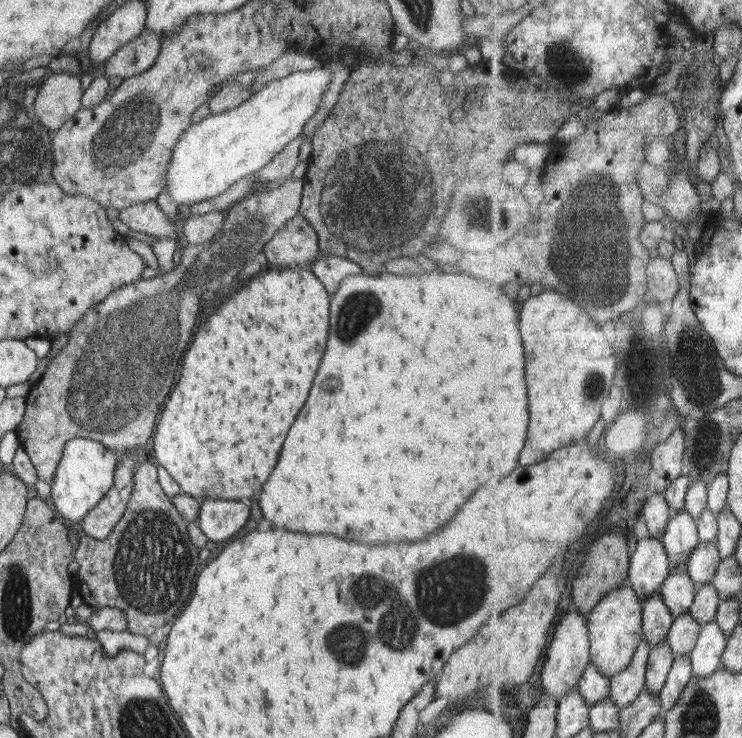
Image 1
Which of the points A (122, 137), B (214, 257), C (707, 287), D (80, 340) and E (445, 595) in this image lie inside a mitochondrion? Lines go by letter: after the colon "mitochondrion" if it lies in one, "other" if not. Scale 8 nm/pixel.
A: mitochondrion
B: mitochondrion
C: other
D: mitochondrion
E: mitochondrion

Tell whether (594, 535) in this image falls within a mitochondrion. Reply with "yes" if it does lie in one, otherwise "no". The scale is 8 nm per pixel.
no

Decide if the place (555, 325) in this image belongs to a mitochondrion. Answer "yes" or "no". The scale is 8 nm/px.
no

